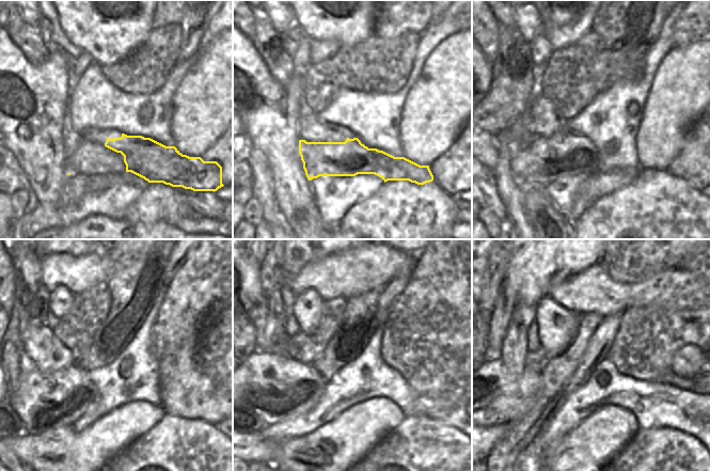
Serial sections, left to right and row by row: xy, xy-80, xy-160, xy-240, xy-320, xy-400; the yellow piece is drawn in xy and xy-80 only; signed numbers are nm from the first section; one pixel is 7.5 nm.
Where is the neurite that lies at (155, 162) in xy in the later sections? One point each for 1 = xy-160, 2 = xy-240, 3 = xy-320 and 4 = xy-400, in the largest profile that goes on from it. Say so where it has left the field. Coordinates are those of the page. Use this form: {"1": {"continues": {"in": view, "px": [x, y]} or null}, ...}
{"1": {"continues": {"in": "xy-160", "px": [543, 160]}}, "2": {"continues": {"in": "xy-240", "px": [43, 399]}}, "3": {"continues": {"in": "xy-320", "px": [275, 388]}}, "4": {"continues": {"in": "xy-400", "px": [493, 387]}}}

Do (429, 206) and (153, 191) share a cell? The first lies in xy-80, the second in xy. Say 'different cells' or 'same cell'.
same cell

